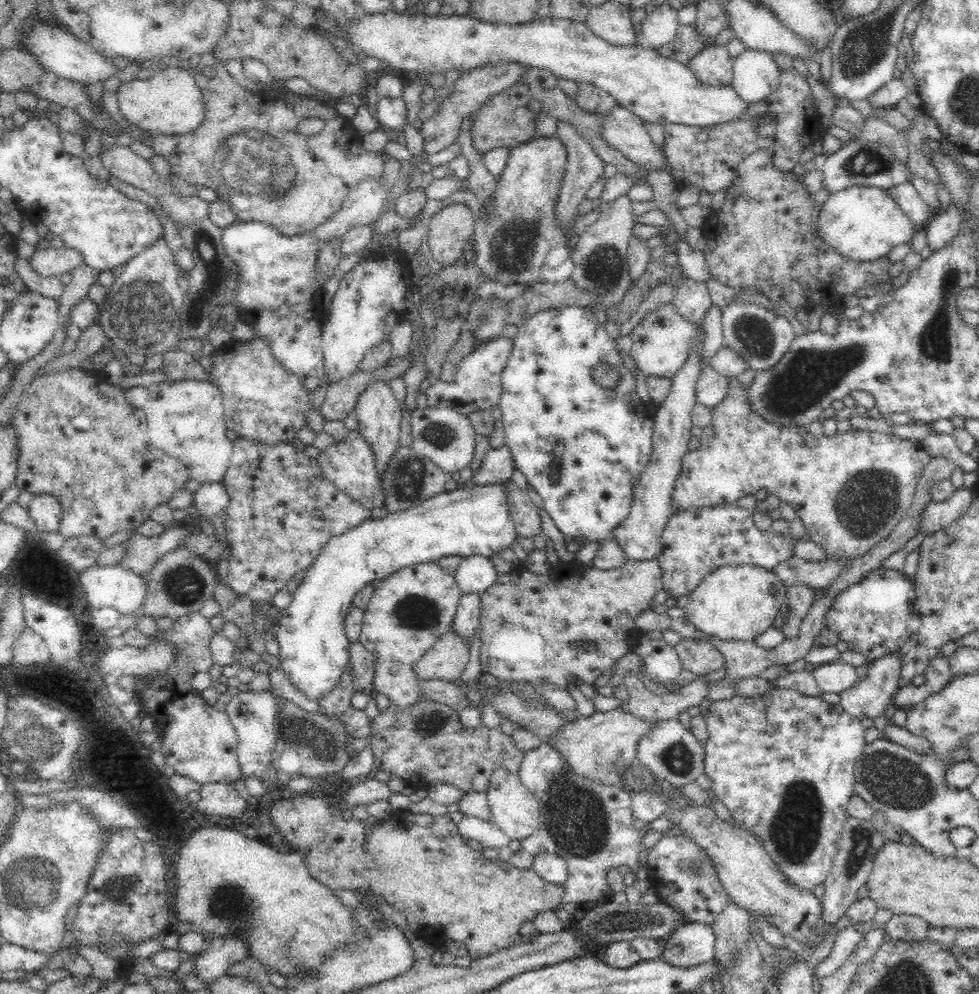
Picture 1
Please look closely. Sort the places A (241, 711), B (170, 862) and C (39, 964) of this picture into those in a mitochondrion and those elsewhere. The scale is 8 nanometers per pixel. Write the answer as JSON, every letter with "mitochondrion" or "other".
{"A":"other","B":"other","C":"other"}

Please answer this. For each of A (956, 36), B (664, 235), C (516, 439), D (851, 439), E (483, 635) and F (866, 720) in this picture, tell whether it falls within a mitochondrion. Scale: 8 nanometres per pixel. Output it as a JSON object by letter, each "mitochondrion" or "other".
{"A":"other","B":"other","C":"other","D":"other","E":"other","F":"other"}

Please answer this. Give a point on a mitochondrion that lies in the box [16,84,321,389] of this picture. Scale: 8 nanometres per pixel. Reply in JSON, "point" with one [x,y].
{"point":[138,316]}

